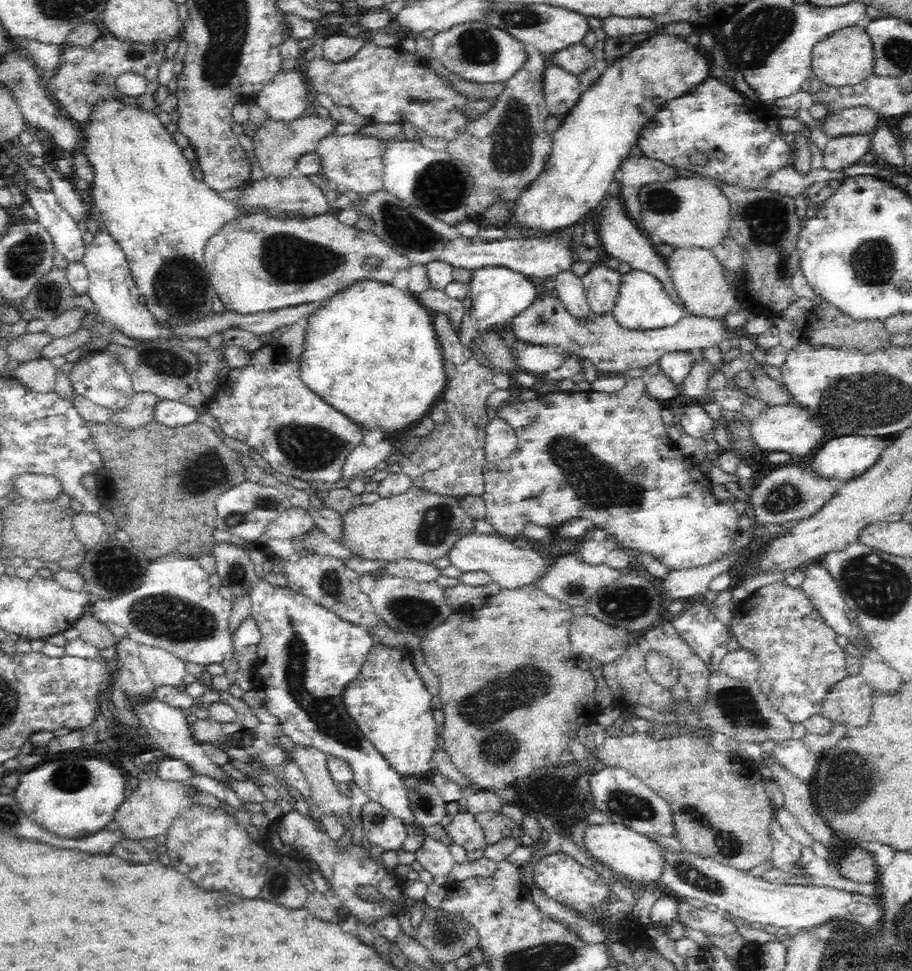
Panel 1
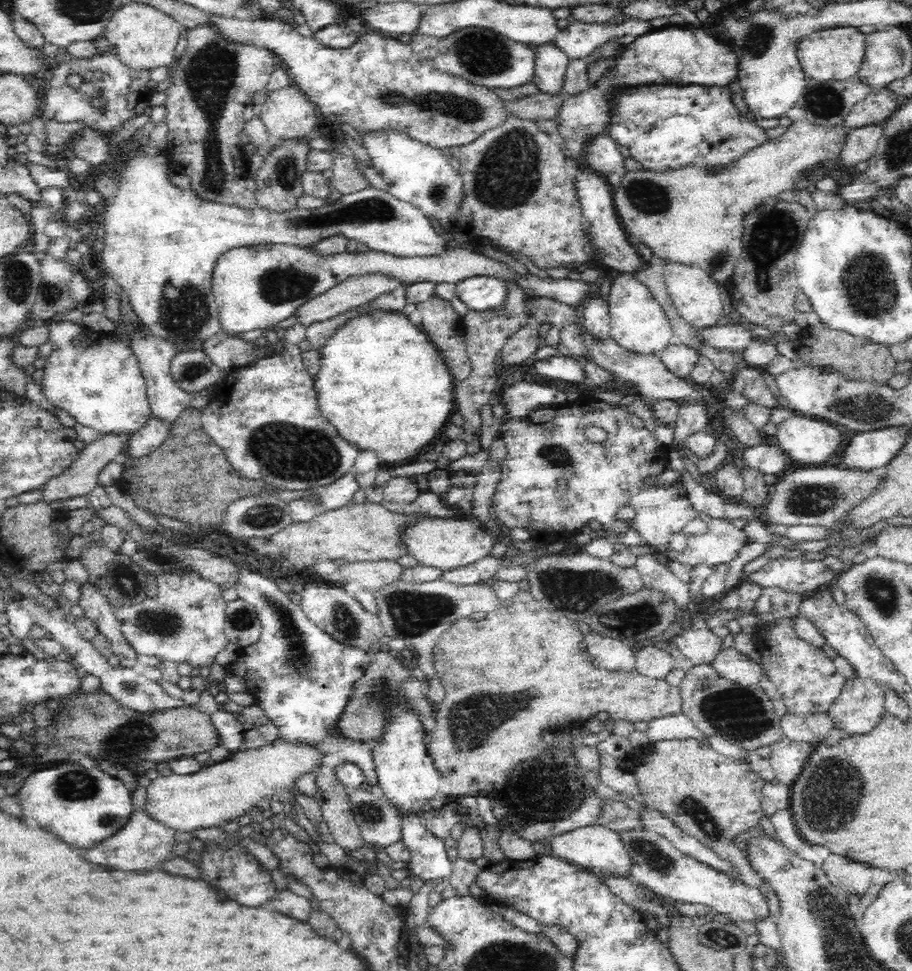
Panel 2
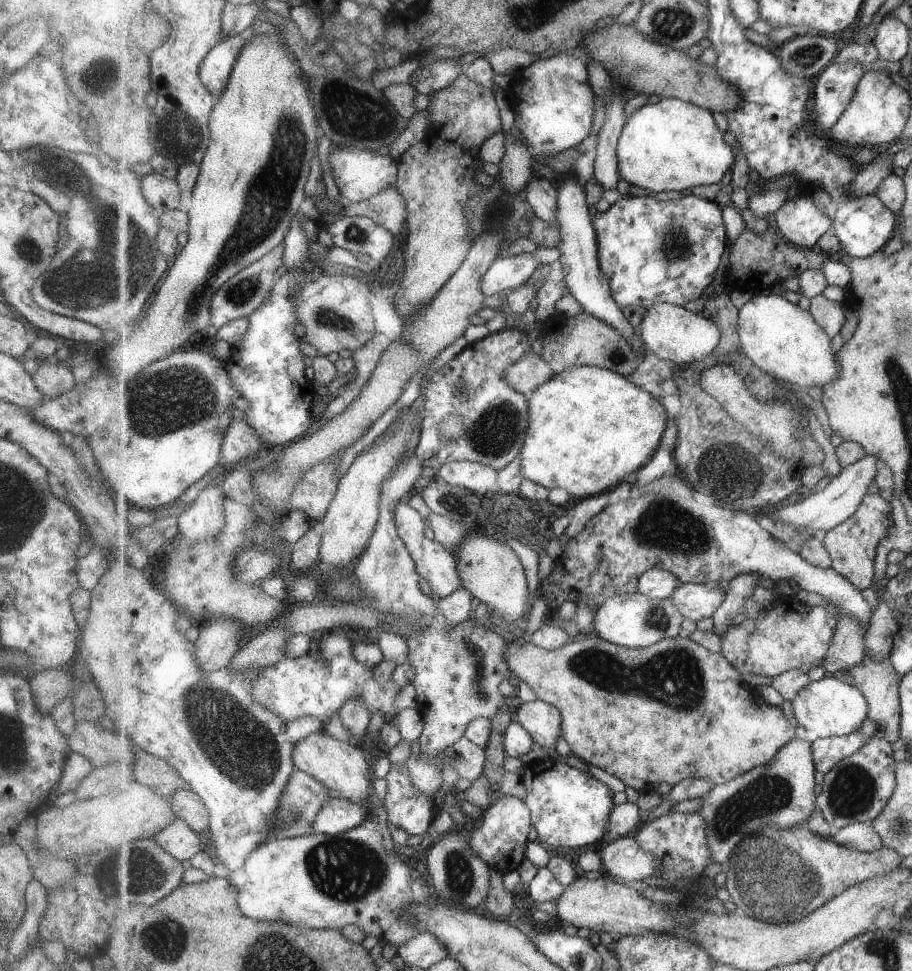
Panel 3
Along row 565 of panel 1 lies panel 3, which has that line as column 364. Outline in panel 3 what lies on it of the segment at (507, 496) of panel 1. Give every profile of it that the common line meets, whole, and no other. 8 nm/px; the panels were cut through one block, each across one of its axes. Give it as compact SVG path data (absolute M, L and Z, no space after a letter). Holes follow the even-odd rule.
M326 631L316 637L316 642L319 645L317 656L311 652L299 658L288 656L279 664L266 666L251 688L255 702L273 710L287 722L293 722L301 716L313 716L326 725L333 716L338 716L349 700L361 700L371 714L380 712L383 717L391 714L389 723L393 723L401 712L397 706L401 688L397 688L391 680L377 682L374 666L361 664L355 658L355 642L349 636Z

